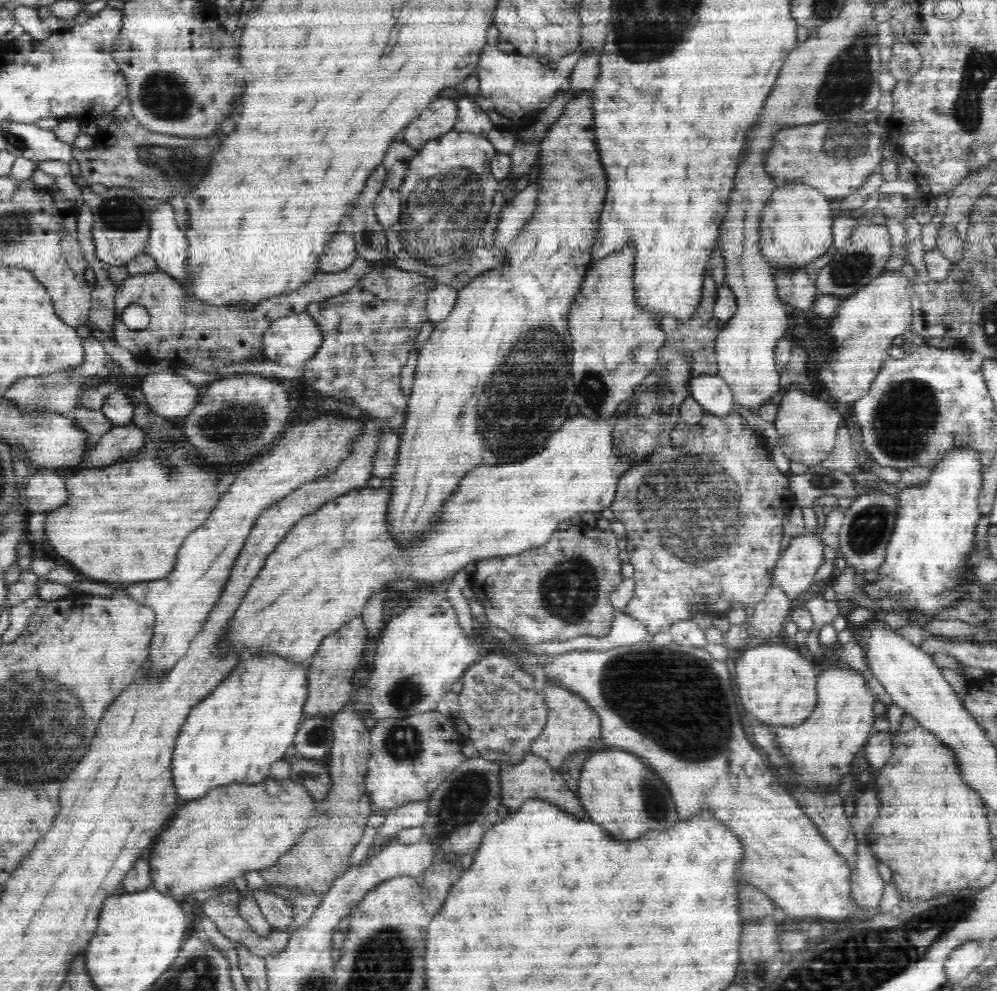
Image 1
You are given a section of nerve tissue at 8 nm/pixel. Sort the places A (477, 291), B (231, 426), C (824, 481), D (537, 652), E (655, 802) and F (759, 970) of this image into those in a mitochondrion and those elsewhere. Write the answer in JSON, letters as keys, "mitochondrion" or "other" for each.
{"A":"other","B":"mitochondrion","C":"mitochondrion","D":"other","E":"mitochondrion","F":"mitochondrion"}

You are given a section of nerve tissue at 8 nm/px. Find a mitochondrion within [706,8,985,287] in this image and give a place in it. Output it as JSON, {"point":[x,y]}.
{"point":[847,82]}

